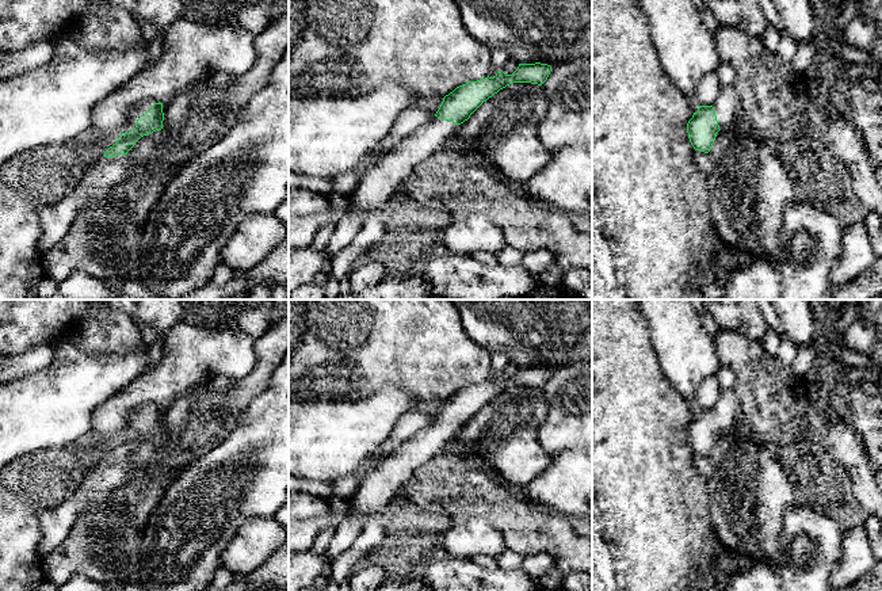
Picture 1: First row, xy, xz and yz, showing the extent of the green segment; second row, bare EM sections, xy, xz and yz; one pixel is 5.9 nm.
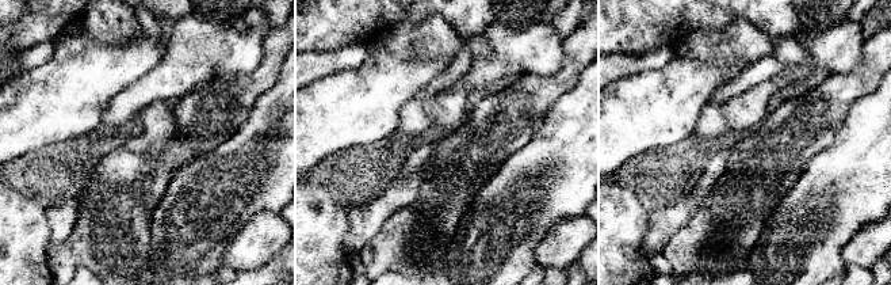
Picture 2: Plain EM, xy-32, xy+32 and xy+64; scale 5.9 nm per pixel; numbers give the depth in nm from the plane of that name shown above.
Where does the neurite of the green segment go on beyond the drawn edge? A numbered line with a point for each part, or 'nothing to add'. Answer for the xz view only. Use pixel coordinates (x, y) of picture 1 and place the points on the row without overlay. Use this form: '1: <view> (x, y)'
1: xz (378, 485)

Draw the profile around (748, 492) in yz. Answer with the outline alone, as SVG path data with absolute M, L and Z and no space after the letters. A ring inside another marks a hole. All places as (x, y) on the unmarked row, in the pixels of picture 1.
M742 419L717 436L709 460L714 473L706 485L717 537L728 549L753 560L767 560L776 567L783 515L797 503L794 488L776 454Z

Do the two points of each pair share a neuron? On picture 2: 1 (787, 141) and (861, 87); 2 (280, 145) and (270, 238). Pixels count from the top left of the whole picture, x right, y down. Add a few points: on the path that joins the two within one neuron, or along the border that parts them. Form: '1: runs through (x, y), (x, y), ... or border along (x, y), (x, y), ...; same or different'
1: runs through (806, 125), (842, 90); same
2: border along (278, 212), (257, 212), (243, 225); different

